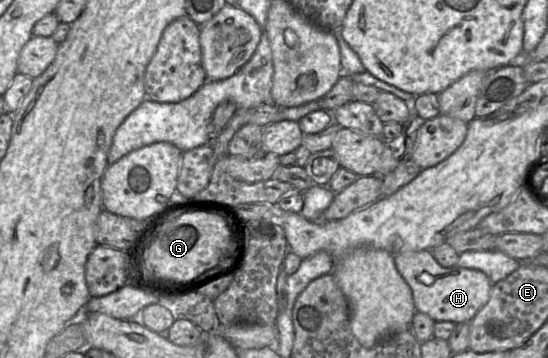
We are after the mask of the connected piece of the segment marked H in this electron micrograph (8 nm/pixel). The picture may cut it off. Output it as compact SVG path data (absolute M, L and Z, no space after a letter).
M431 250L397 253L394 259L398 272L411 288L416 312L427 314L435 322L470 322L490 298L493 283L483 272L458 266L442 267Z

